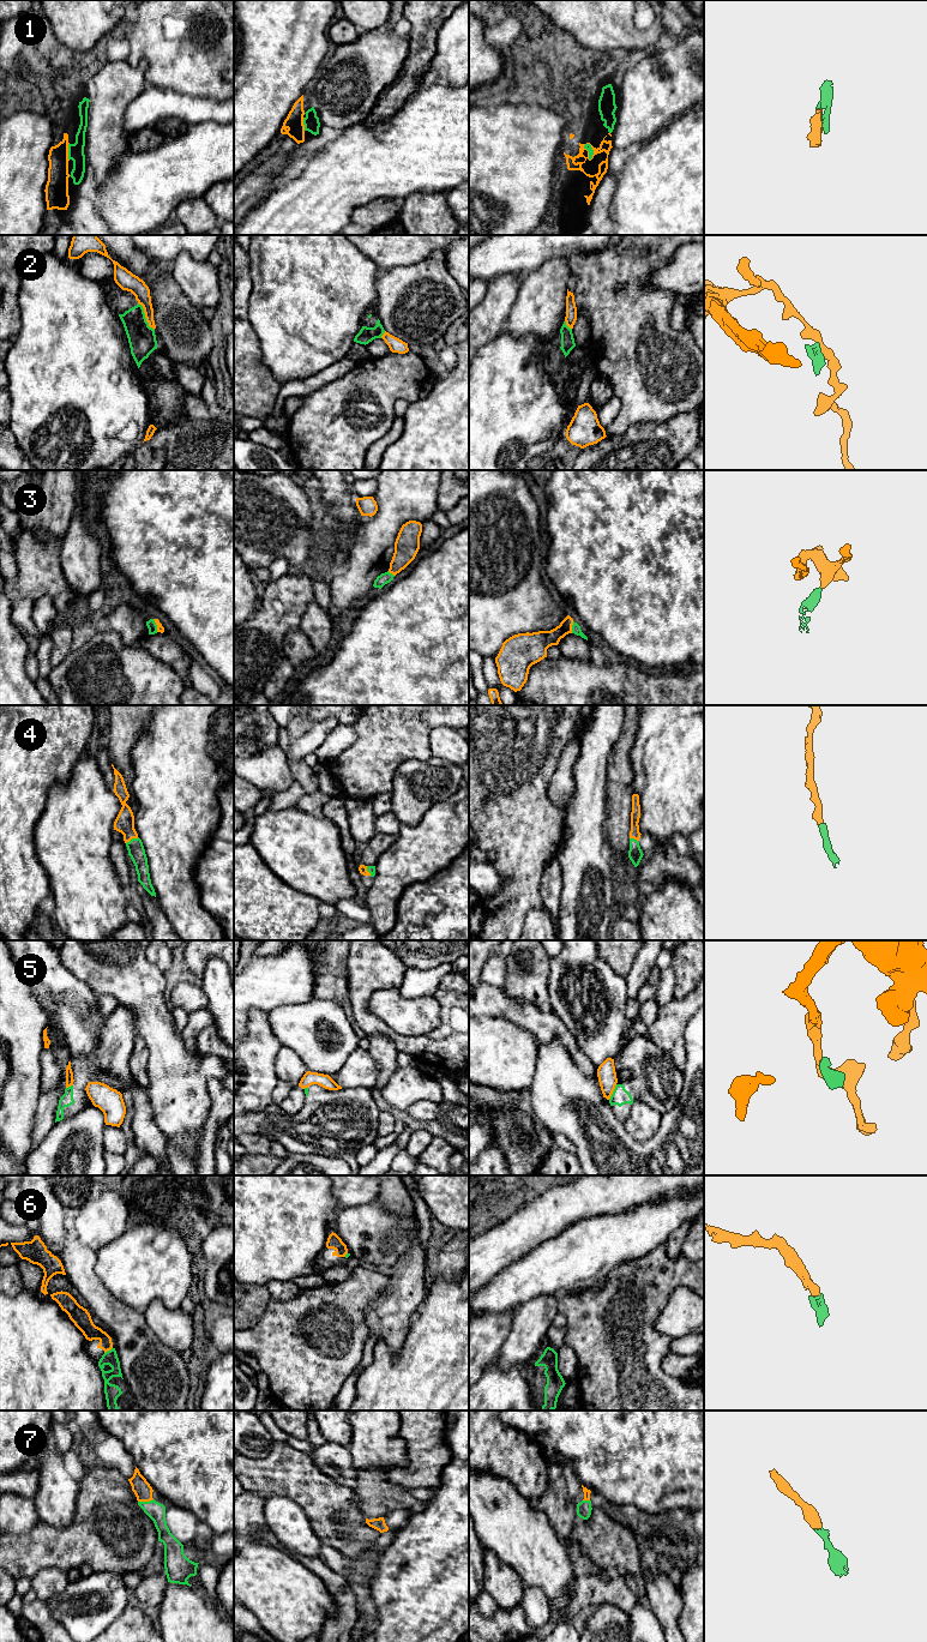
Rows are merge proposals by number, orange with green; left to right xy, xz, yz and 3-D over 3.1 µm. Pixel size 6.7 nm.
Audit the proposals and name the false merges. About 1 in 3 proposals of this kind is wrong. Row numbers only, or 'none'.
2, 5

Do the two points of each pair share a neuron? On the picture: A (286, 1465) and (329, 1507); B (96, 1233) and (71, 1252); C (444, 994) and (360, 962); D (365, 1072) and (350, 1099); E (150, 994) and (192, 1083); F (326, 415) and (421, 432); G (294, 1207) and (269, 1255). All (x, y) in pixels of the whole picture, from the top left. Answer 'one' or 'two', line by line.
A: one
B: two
C: one
D: two
E: one
F: two
G: one

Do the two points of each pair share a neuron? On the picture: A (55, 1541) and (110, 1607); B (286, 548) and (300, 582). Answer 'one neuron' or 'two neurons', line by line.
A: two neurons
B: two neurons

